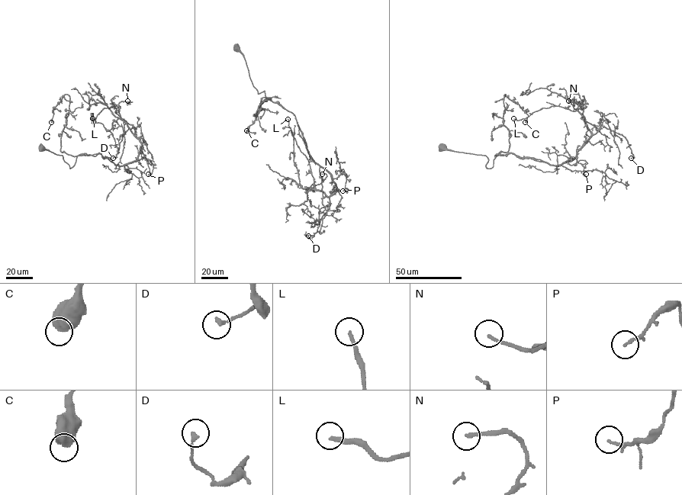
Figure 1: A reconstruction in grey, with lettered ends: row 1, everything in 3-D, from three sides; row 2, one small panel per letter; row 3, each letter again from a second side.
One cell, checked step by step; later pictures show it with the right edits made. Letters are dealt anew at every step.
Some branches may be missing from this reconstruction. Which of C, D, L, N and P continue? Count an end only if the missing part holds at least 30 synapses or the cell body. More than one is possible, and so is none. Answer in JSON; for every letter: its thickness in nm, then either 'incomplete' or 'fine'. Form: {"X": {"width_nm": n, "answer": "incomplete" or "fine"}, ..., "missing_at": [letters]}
{"C": {"width_nm": 750, "answer": "fine"}, "D": {"width_nm": 190, "answer": "fine"}, "L": {"width_nm": 190, "answer": "fine"}, "N": {"width_nm": 150, "answer": "fine"}, "P": {"width_nm": 130, "answer": "fine"}, "missing_at": []}

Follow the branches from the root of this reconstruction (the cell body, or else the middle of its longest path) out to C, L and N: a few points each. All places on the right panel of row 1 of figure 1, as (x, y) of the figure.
C: (442, 148), (484, 155), (490, 168), (494, 155), (509, 146), (504, 94), (528, 115), (525, 122)
L: (442, 148), (484, 155), (488, 168), (510, 152), (559, 165), (591, 134), (577, 110), (558, 106), (513, 118)
N: (442, 148), (484, 155), (488, 168), (497, 155), (510, 152), (559, 165), (591, 134), (580, 101), (568, 101)

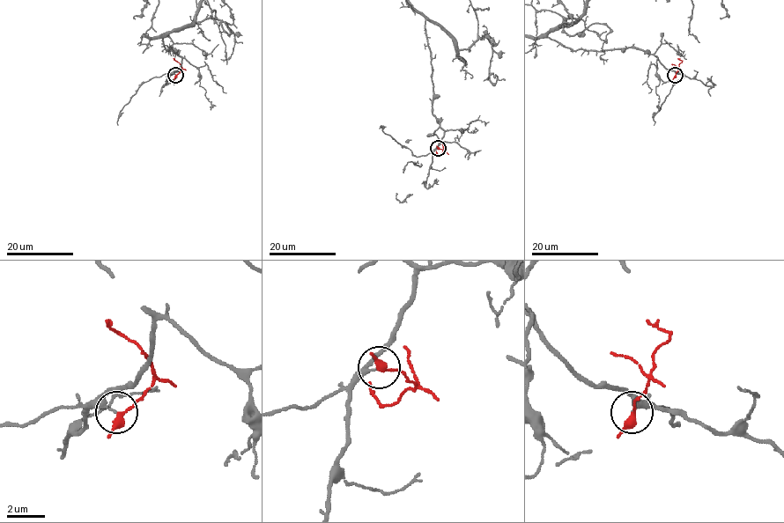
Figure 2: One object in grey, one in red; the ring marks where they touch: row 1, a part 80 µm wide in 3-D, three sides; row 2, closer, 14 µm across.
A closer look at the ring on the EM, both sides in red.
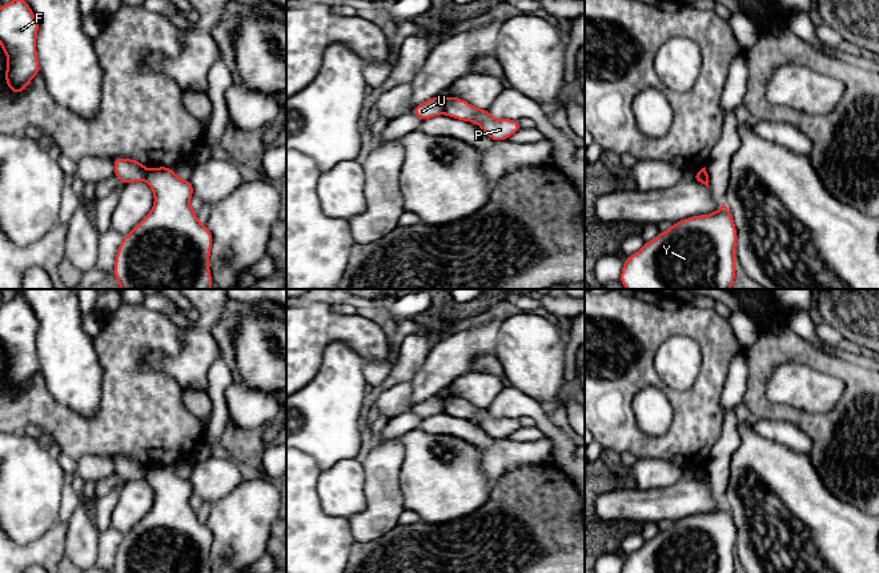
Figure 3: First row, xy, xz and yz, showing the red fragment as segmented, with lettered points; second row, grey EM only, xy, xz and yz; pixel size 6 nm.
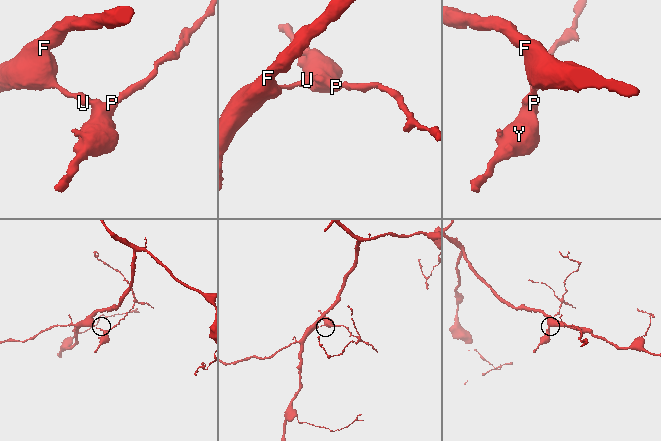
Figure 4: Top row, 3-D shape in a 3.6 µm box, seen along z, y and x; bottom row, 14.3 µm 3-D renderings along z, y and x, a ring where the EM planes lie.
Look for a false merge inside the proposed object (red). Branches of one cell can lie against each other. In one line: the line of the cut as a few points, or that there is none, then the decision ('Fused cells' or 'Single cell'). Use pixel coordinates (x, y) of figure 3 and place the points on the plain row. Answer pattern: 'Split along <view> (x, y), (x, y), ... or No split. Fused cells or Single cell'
Split along xz (442, 399), (444, 411). Fused cells

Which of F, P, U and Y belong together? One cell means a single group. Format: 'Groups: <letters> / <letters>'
Groups: F U / P Y

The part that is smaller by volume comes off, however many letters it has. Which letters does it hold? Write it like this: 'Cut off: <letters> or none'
Cut off: P, Y

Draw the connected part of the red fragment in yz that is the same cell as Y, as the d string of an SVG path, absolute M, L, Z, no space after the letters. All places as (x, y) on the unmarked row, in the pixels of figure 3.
M723 504L711 513L681 518L625 557L621 573L735 573L736 526Z

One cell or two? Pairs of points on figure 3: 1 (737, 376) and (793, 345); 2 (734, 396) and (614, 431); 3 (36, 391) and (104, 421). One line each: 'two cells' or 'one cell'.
1: two cells
2: two cells
3: one cell

